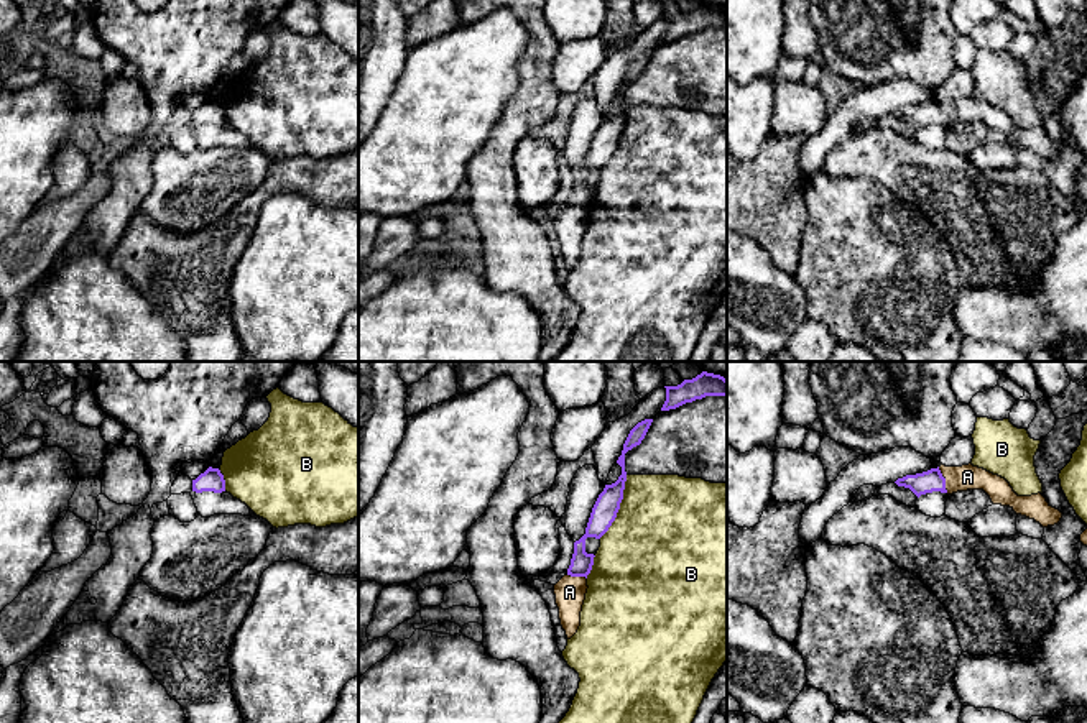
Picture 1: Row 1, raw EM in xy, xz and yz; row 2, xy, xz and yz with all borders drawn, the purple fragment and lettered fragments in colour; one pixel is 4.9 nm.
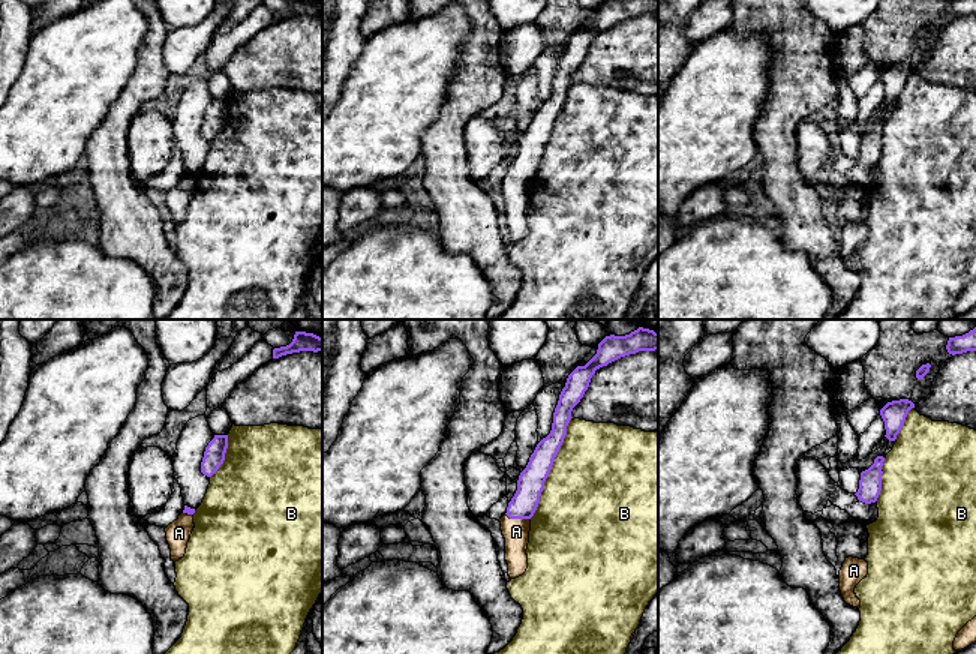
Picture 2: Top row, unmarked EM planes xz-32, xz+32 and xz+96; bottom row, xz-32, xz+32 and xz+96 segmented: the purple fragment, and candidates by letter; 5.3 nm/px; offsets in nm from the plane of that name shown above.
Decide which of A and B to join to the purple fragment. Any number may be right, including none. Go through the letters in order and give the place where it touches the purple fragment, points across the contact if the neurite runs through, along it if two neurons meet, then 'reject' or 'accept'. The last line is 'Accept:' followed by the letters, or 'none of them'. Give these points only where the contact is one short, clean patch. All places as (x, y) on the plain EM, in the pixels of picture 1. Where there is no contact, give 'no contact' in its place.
A: contact yz (944, 112); way yz (931, 112), (944, 112), (967, 109); accept
B: contact xz (619, 138); reject
Accept: A

